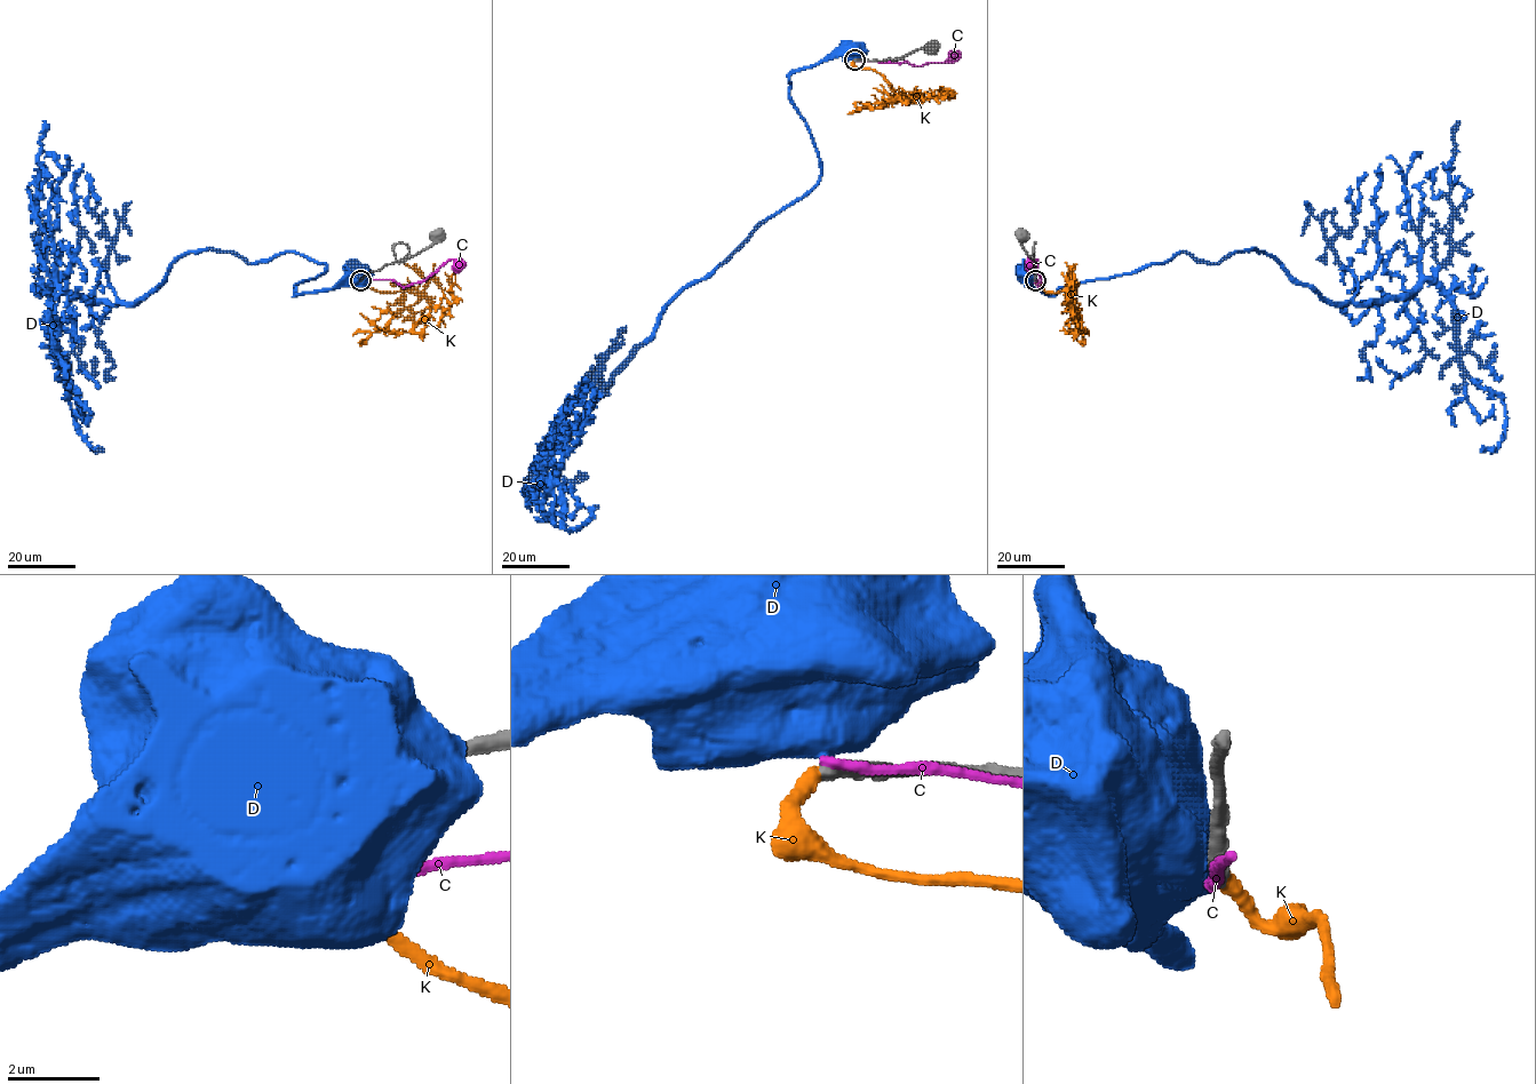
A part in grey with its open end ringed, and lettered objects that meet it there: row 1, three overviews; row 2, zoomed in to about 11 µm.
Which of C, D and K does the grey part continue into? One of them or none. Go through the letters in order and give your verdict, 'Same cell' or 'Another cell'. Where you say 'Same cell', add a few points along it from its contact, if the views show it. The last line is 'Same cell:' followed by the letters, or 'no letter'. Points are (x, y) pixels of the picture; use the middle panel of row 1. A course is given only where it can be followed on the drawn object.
C: Another cell
D: Another cell
K: Same cell. Its course: (854, 61), (856, 66), (876, 71), (900, 97), (924, 100), (950, 95), (939, 87)
Same cell: K

